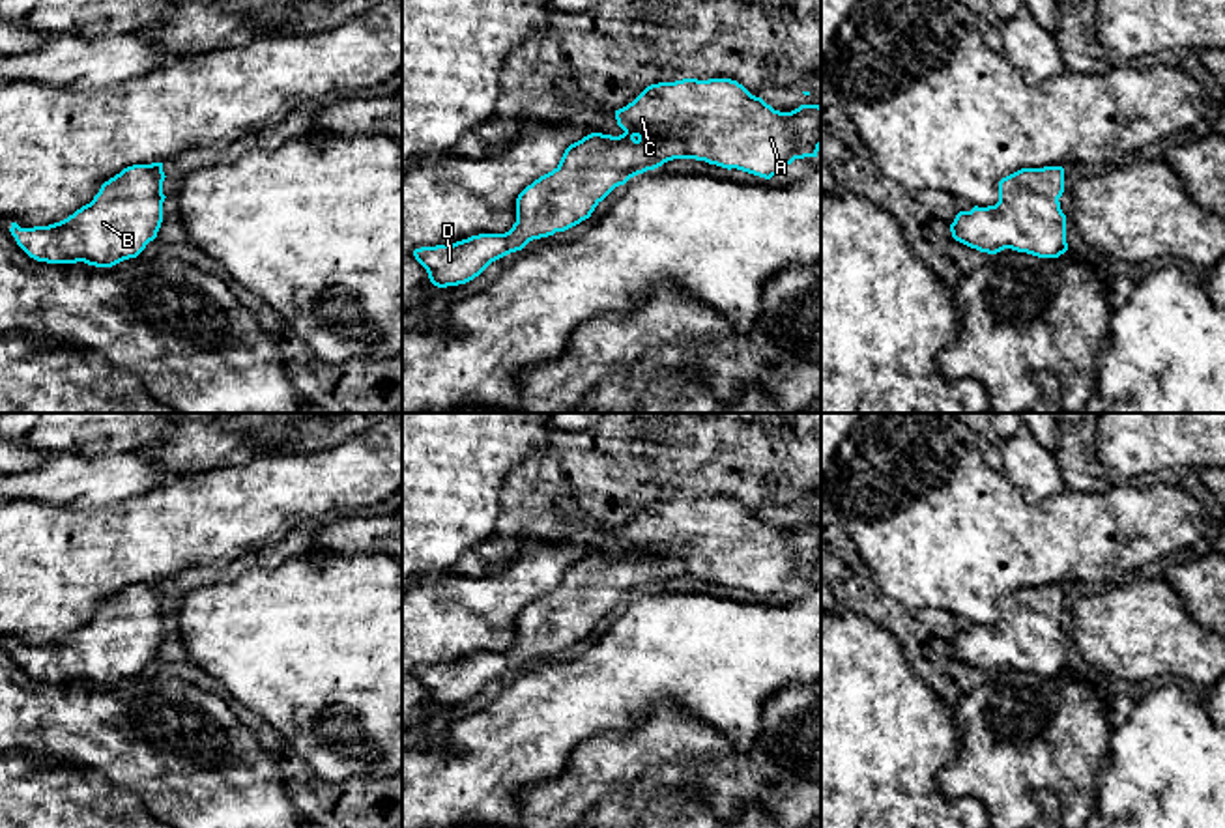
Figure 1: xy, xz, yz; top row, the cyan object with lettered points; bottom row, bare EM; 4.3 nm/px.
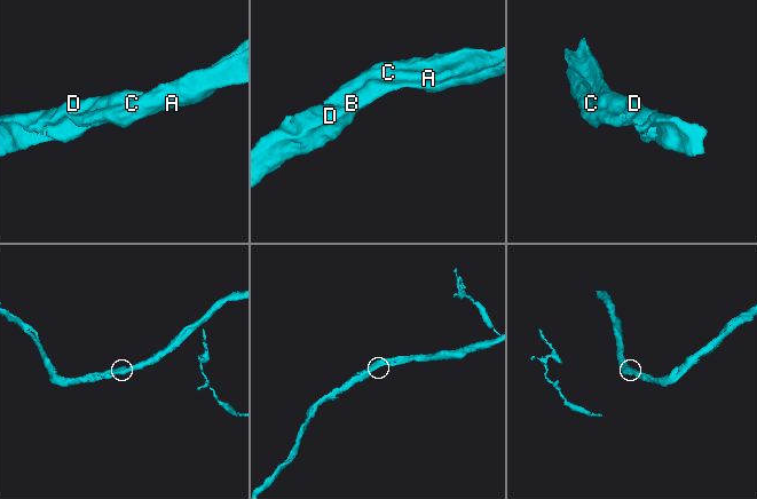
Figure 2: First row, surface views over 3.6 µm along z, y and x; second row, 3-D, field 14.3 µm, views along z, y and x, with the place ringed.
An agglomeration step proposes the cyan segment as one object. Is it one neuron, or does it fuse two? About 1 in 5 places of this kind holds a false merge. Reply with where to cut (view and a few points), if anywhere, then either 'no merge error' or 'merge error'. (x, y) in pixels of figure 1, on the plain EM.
cut none; no merge error

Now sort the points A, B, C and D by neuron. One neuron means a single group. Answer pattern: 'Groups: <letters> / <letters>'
Groups: A B C D

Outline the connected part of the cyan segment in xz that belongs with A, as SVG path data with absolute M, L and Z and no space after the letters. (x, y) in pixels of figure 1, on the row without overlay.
M683 497L683 499L675 499L675 501L651 503L632 521L615 529L615 538L617 538L617 544L625 550L623 553L612 555L612 553L602 553L602 551L591 551L591 553L584 555L582 559L570 563L565 568L559 583L552 591L540 594L539 598L535 598L531 604L527 604L518 613L518 617L516 617L516 641L512 643L512 647L509 650L505 650L505 652L479 652L479 654L471 654L468 658L462 658L462 660L456 660L453 664L436 664L436 665L415 667L413 675L426 688L430 701L438 707L447 707L447 705L458 705L458 703L466 703L466 701L473 699L492 680L496 680L496 678L499 678L499 677L503 677L511 671L522 669L529 660L554 654L555 650L565 650L565 649L580 643L582 639L589 637L591 632L595 630L595 626L615 606L625 604L630 596L643 592L647 589L655 589L668 579L696 578L696 579L705 579L709 583L716 583L716 585L722 585L722 587L728 587L728 589L737 587L737 589L771 598L772 594L784 591L785 585L791 583L795 578L817 576L817 570L821 566L821 525L819 523L800 523L799 527L795 527L791 531L780 531L780 529L774 529L771 523L767 523L761 516L752 514L742 503L739 503L737 499L731 499L731 497L709 497L709 499Z

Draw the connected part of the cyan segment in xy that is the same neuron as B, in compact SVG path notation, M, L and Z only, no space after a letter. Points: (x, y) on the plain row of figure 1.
M163 581L127 585L67 637L34 647L11 641L9 650L37 680L112 686L137 677L157 656L165 596Z

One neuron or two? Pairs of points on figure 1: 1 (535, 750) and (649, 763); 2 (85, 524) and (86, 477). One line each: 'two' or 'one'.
1: two
2: two

